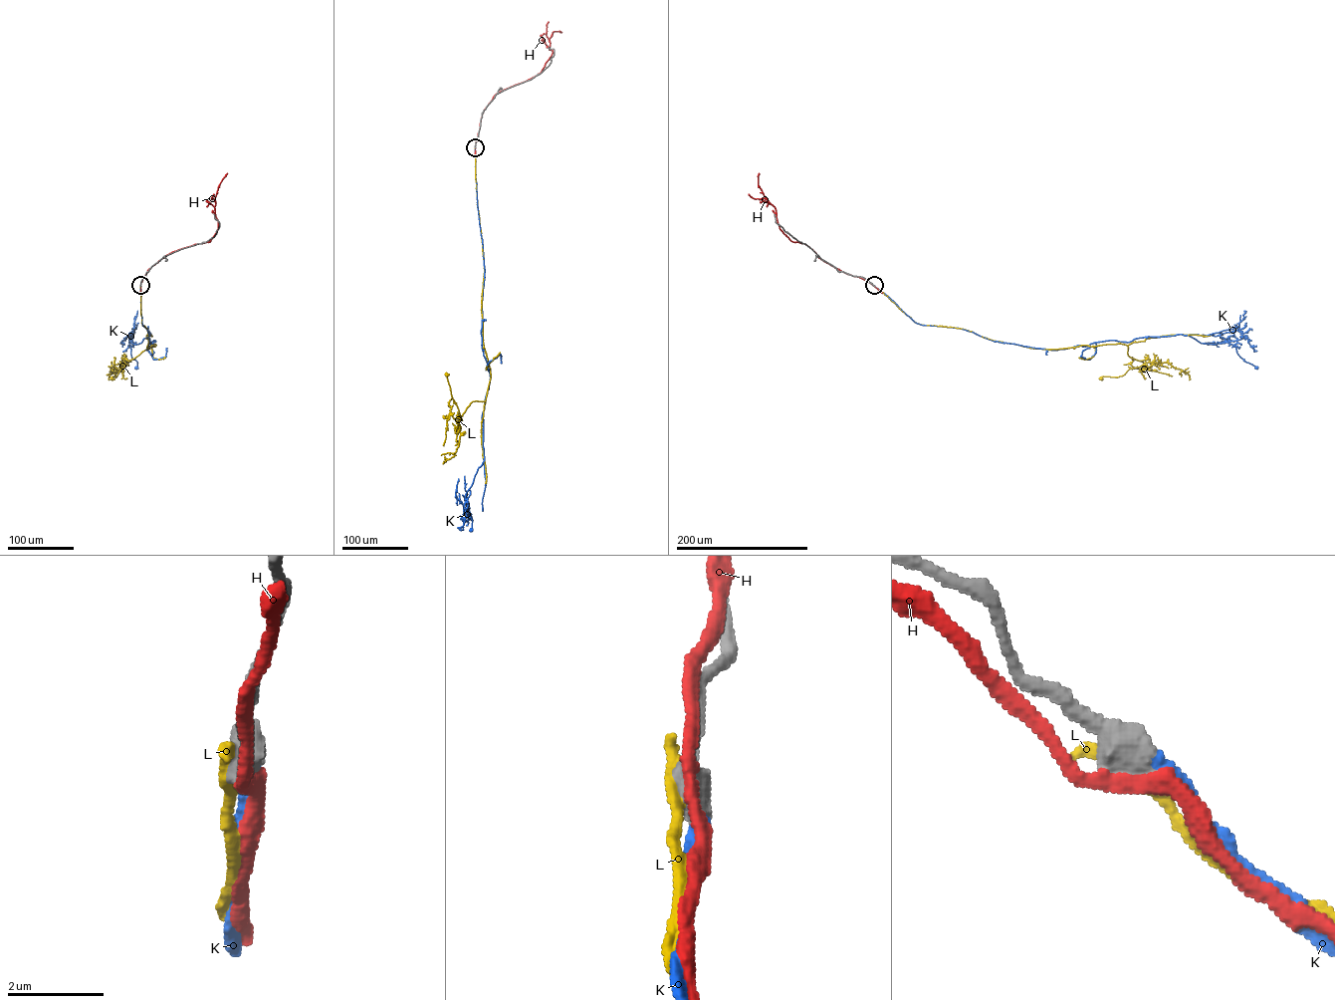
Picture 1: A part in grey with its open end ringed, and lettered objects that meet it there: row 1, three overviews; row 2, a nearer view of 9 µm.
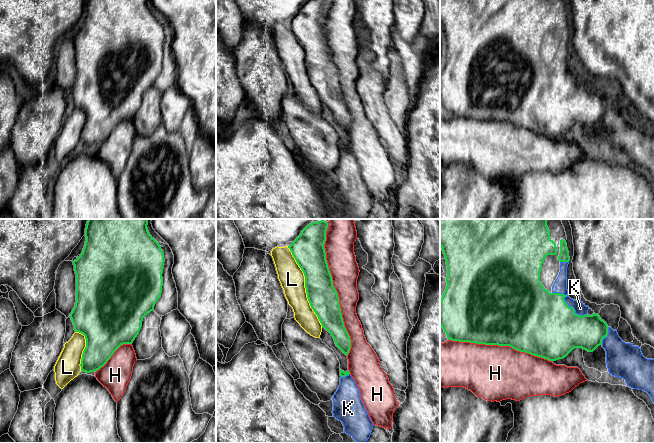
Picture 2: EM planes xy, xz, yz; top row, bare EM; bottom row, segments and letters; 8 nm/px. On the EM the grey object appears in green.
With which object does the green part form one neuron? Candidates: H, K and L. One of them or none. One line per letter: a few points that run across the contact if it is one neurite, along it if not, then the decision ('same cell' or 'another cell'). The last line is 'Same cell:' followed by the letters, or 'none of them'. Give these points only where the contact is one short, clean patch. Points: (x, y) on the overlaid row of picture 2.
H: another cell
K: same cell
L: another cell
Same cell: K

